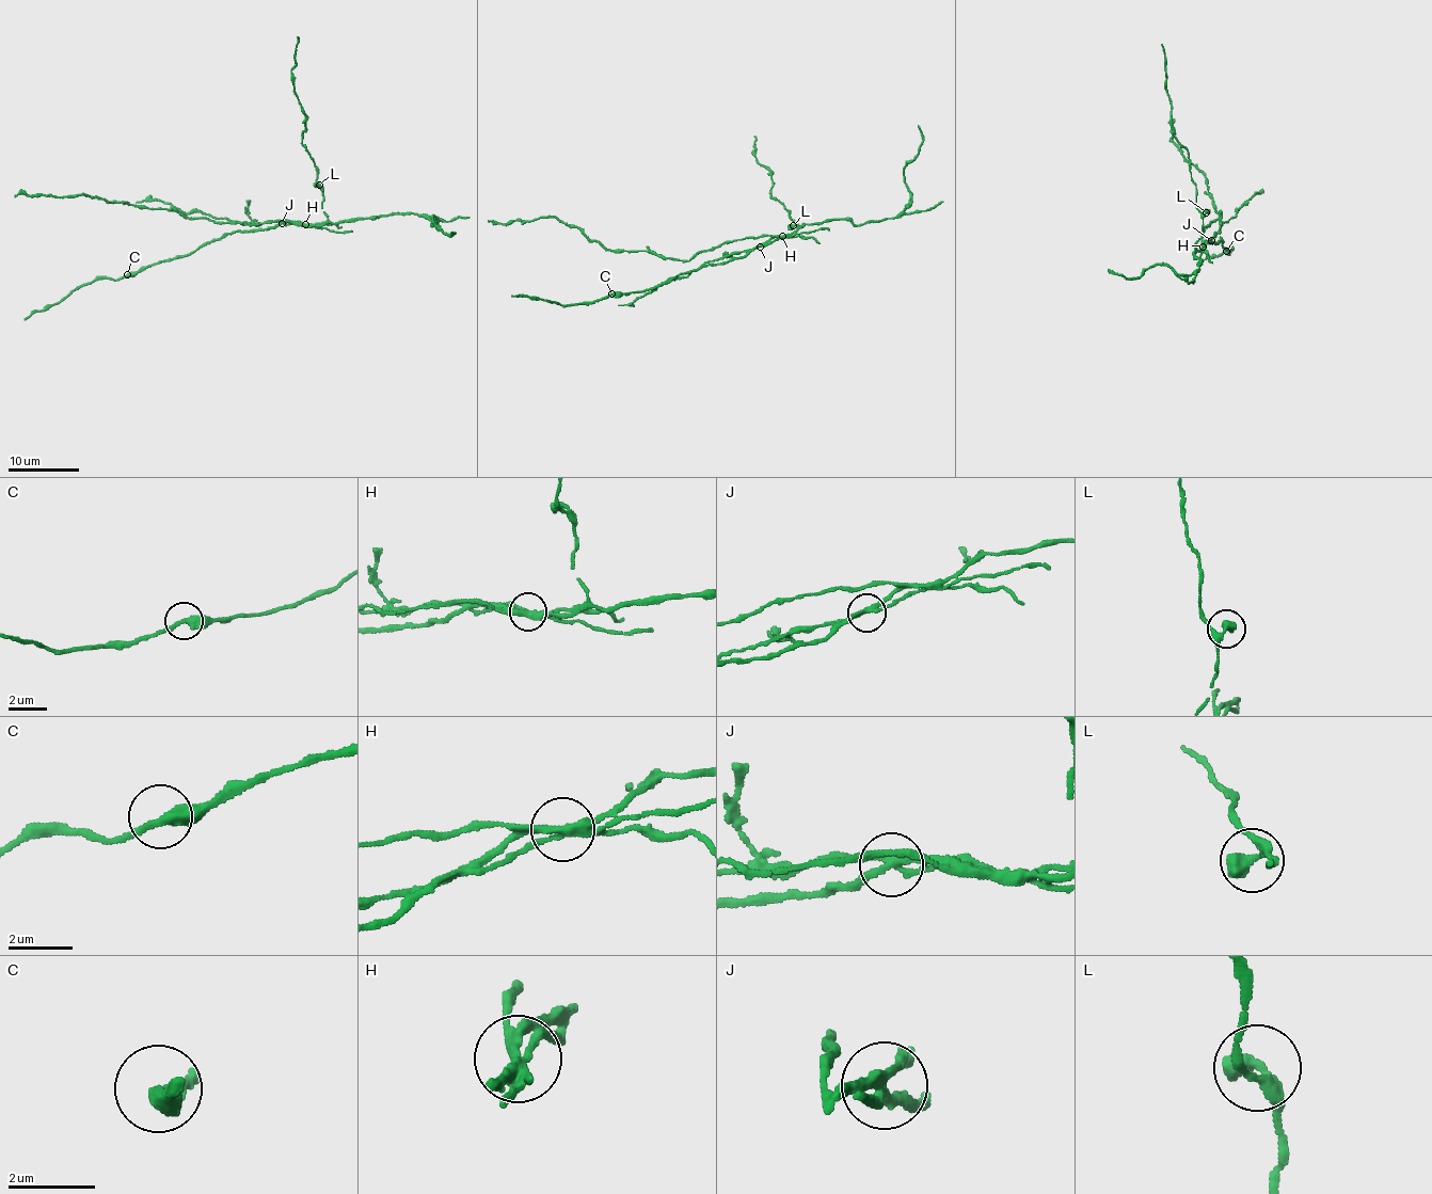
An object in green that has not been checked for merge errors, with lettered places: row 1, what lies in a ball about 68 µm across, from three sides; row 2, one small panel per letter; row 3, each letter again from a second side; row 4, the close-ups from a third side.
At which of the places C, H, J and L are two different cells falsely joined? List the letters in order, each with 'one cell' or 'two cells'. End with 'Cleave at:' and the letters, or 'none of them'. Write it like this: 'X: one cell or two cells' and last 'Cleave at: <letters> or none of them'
C: one cell
H: two cells
J: two cells
L: one cell
Cleave at: H, J

